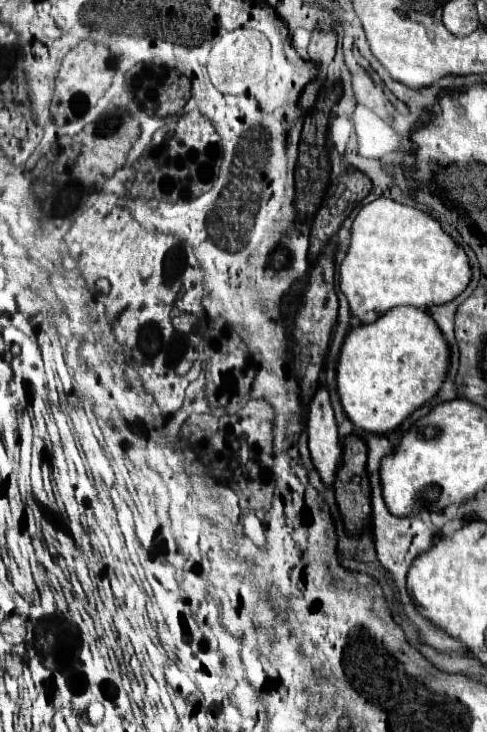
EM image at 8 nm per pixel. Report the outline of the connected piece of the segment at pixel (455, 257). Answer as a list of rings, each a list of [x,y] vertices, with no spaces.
[[[391,198],[373,200],[361,208],[351,228],[349,252],[341,264],[341,290],[349,300],[353,316],[361,318],[361,322],[373,322],[395,306],[431,308],[451,302],[469,286],[471,278],[467,252],[441,228],[441,222],[427,210],[417,210]]]

